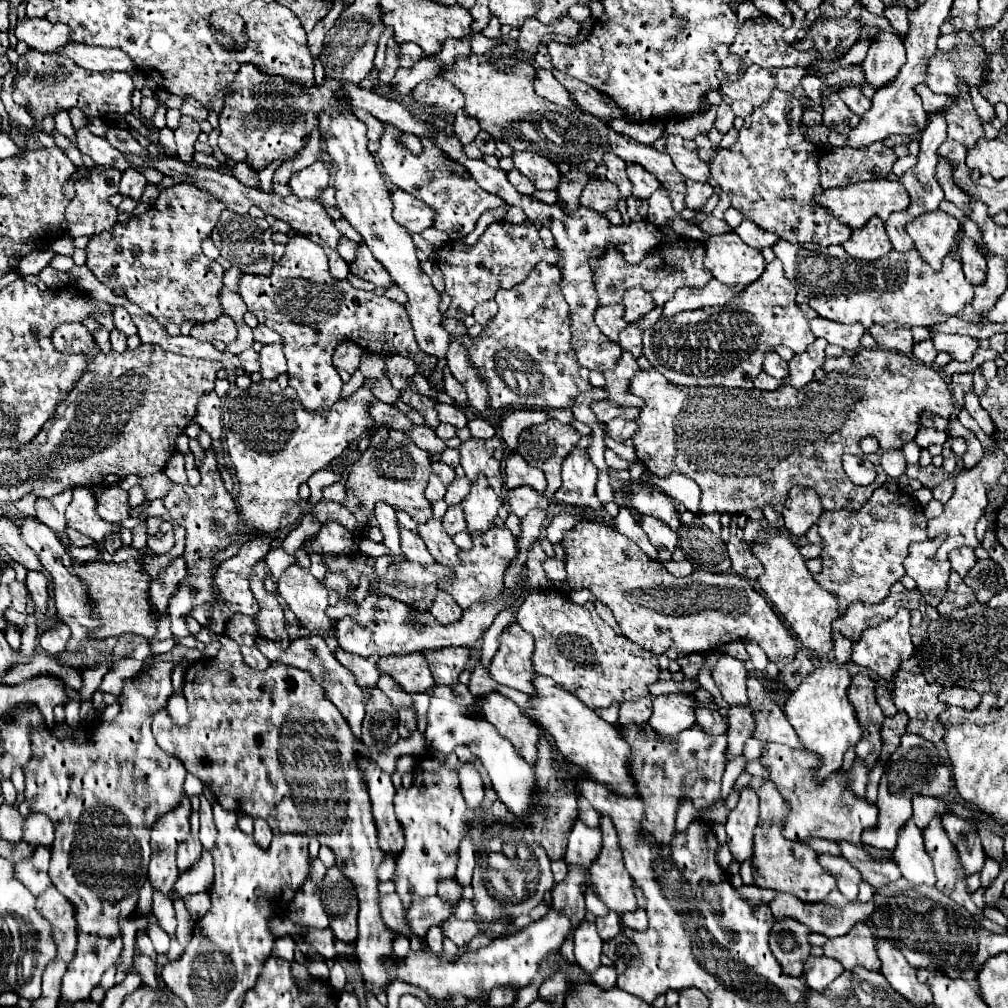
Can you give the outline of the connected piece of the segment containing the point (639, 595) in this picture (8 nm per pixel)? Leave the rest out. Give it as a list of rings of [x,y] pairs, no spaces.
[[[582,521],[572,531],[564,533],[564,551],[570,587],[576,591],[588,589],[598,601],[608,605],[608,609],[620,623],[622,633],[654,655],[668,655],[668,659],[678,659],[690,653],[706,653],[730,641],[754,641],[762,647],[762,651],[772,663],[784,667],[794,661],[794,655],[798,651],[794,637],[782,625],[782,621],[766,603],[766,599],[736,573],[716,575],[706,571],[694,571],[688,577],[678,579],[668,573],[662,563],[650,561],[634,541],[620,535],[614,527],[588,521]]]

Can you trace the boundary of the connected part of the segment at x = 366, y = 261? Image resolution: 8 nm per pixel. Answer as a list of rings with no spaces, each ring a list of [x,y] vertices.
[[[358,243],[356,257],[350,263],[350,271],[354,275],[358,275],[360,279],[364,279],[364,281],[372,281],[376,287],[392,287],[394,285],[390,281],[390,275],[382,267],[382,263],[376,261],[376,257],[366,247],[366,243]]]

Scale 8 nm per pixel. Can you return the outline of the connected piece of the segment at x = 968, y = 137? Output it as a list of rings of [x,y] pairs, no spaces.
[[[962,83],[960,95],[950,103],[946,111],[946,121],[948,121],[948,137],[960,141],[964,147],[974,147],[980,137],[984,137],[982,121],[974,111],[972,99],[968,95],[968,87]]]

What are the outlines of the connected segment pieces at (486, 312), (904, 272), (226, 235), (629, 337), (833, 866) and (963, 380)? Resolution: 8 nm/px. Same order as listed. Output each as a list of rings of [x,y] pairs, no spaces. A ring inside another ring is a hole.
[[[486,301],[486,303],[482,303],[482,305],[478,305],[476,309],[474,309],[474,319],[480,323],[480,325],[488,325],[488,321],[496,315],[496,311],[498,311],[498,305],[496,305],[496,301]]]
[[[778,241],[774,245],[776,257],[784,263],[786,277],[796,287],[798,303],[810,305],[820,317],[836,323],[862,323],[866,329],[872,325],[884,325],[894,331],[898,327],[934,327],[972,301],[974,287],[966,281],[962,265],[946,255],[942,259],[942,269],[934,271],[926,261],[922,261],[916,249],[906,253],[890,251],[886,257],[876,261],[852,259],[842,245],[816,247],[814,243],[790,245],[788,241]]]
[[[222,211],[214,231],[212,239],[216,247],[220,249],[220,255],[228,259],[234,267],[238,267],[242,273],[254,273],[254,275],[270,275],[274,267],[274,245],[272,245],[272,229],[266,223],[266,219],[254,219],[250,215],[238,215],[230,211]]]
[[[628,323],[628,327],[620,333],[620,347],[630,351],[634,357],[642,355],[642,329],[638,323]]]
[[[818,855],[818,863],[822,869],[830,871],[834,877],[836,877],[836,883],[838,883],[838,891],[854,901],[856,899],[856,889],[858,889],[858,883],[862,881],[862,875],[842,857],[834,857],[834,855]]]
[[[956,373],[952,375],[952,395],[958,403],[962,403],[964,393],[972,389],[972,373]]]

